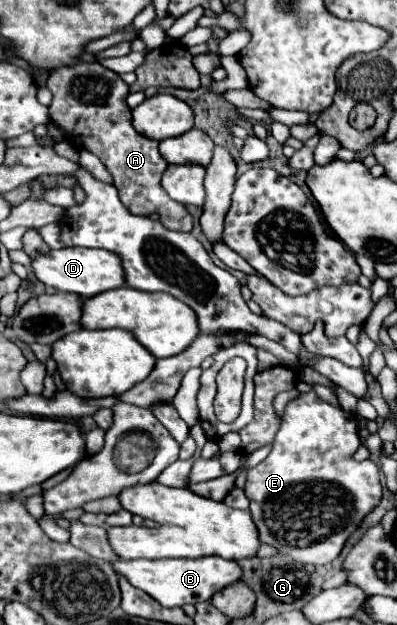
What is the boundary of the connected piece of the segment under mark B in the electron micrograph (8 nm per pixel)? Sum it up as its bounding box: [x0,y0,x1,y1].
[114,557,242,607]

